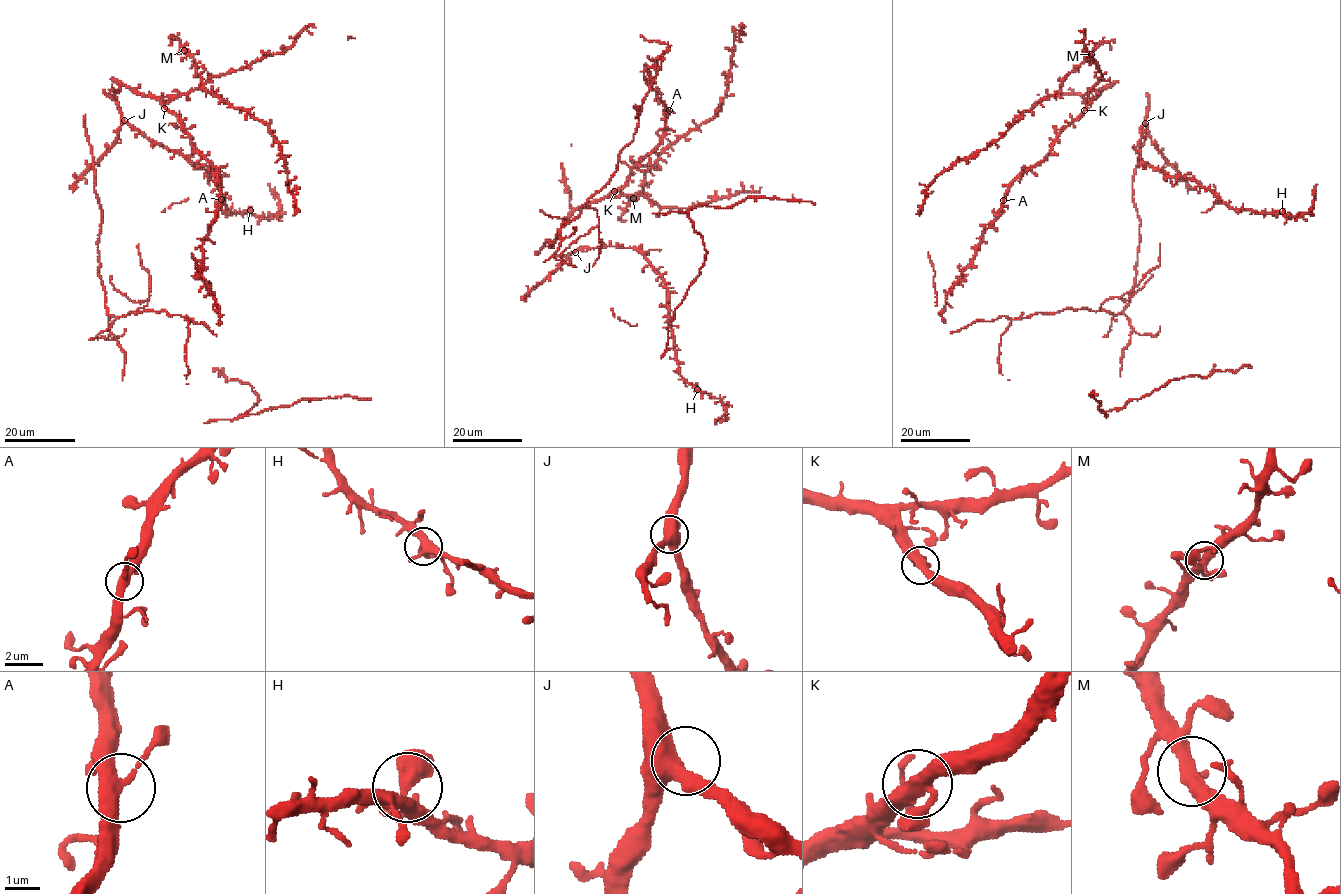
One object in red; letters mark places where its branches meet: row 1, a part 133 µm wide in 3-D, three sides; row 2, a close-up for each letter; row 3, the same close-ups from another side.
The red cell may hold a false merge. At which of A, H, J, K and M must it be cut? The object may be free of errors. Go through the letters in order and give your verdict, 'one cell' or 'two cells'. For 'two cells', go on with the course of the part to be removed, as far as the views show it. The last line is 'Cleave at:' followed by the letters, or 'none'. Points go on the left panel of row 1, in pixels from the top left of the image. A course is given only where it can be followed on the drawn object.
A: one cell
H: one cell
J: one cell
K: one cell
M: one cell
Cleave at: none

